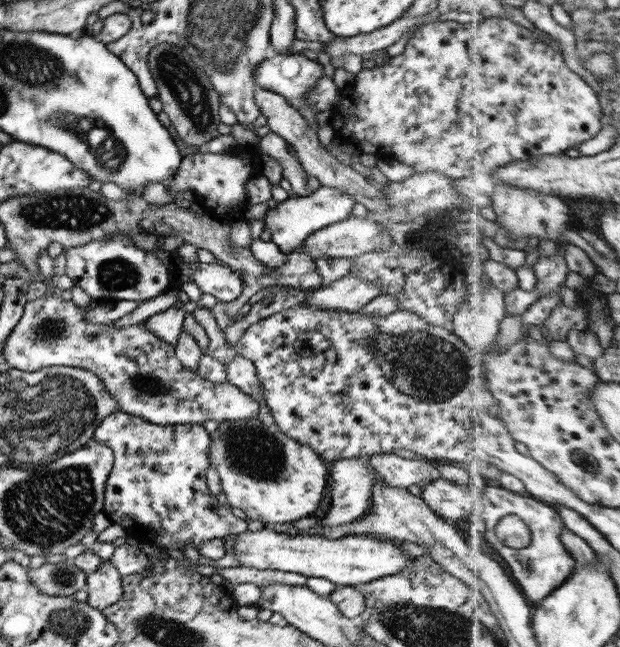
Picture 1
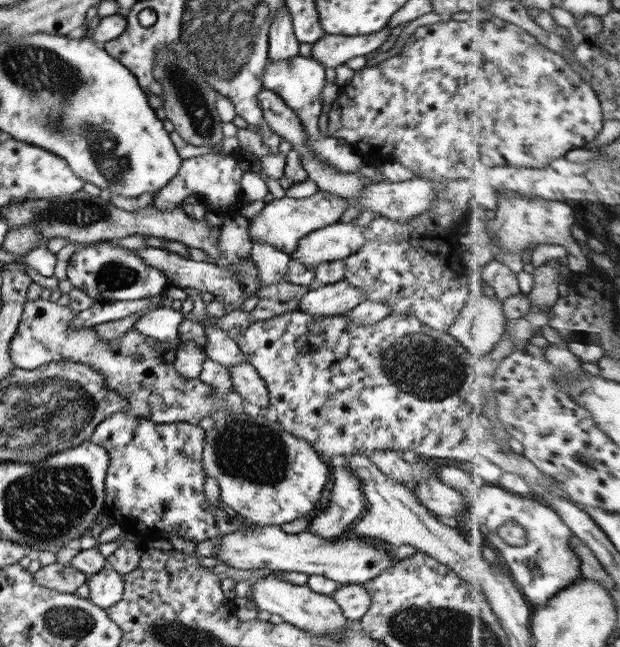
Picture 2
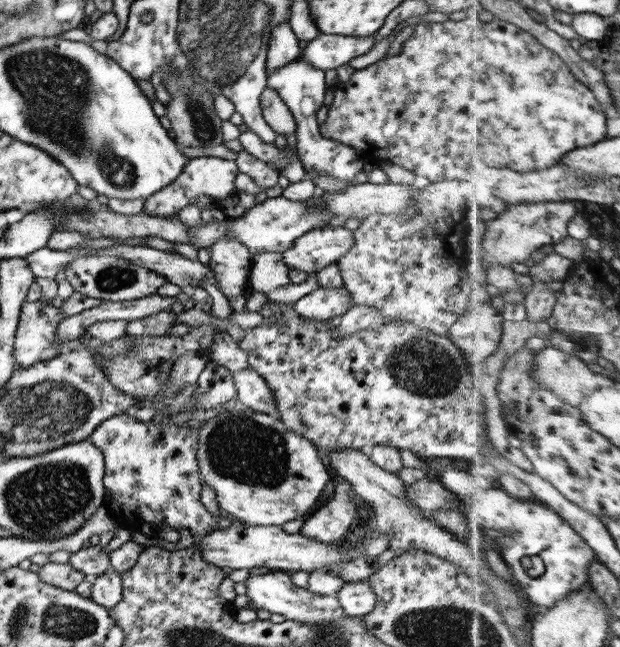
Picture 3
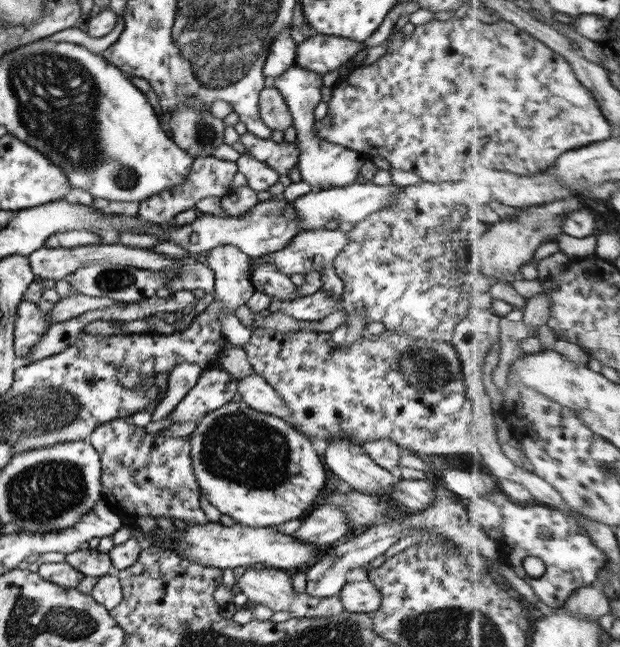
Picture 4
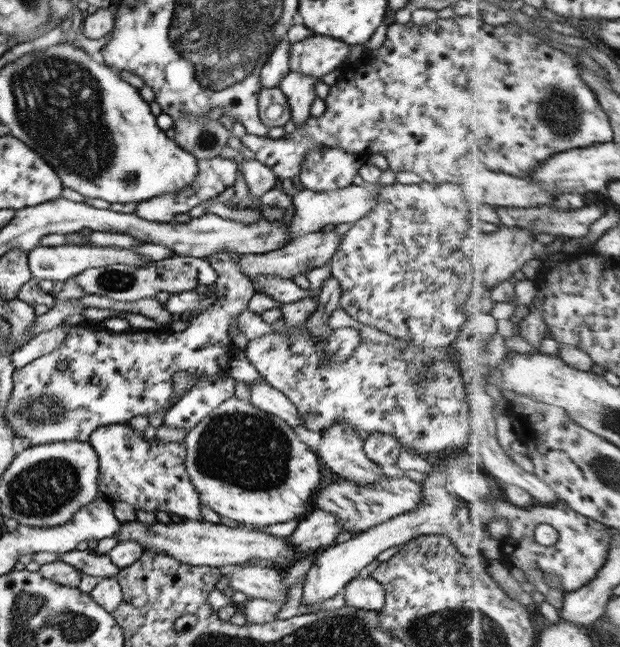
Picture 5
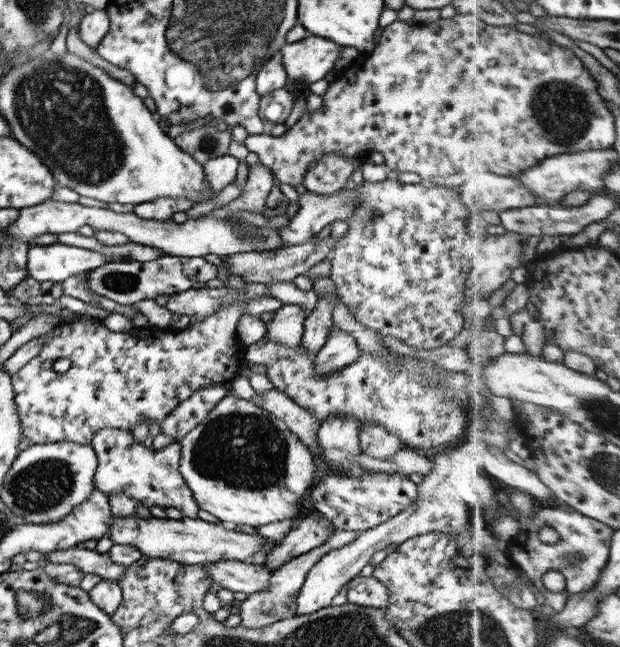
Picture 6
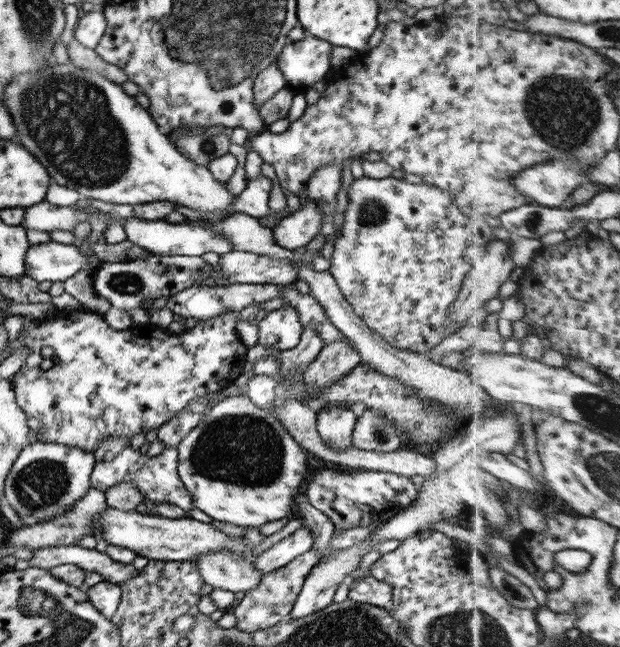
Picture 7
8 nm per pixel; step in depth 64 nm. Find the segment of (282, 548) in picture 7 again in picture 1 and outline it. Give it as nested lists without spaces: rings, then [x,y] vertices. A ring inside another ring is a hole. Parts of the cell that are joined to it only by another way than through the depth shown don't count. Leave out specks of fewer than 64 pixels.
[[[369,456],[351,457],[333,462],[331,475],[331,485],[329,486],[330,507],[327,514],[321,519],[323,527],[339,526],[348,522],[359,520],[367,514],[369,506],[371,506],[371,486],[375,482],[375,477],[371,475],[371,467],[369,467]]]

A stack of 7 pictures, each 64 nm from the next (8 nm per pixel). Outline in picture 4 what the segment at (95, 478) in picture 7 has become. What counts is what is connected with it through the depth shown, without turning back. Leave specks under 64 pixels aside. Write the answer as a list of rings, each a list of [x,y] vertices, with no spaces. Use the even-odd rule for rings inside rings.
[[[115,418],[95,427],[91,431],[87,442],[99,454],[101,463],[101,498],[108,504],[115,515],[122,515],[127,518],[124,523],[135,526],[135,520],[140,516],[151,518],[164,518],[173,523],[173,520],[180,520],[185,525],[207,525],[209,520],[199,507],[199,485],[193,475],[191,457],[189,457],[189,436],[171,437],[161,435],[161,430],[149,434],[143,427],[135,426],[127,418]]]

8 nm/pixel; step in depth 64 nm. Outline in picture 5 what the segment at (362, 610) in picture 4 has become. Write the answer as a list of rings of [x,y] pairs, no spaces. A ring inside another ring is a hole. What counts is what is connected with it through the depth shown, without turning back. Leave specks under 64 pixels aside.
[[[360,575],[342,588],[344,606],[357,610],[378,611],[385,603],[383,586],[370,576]]]

